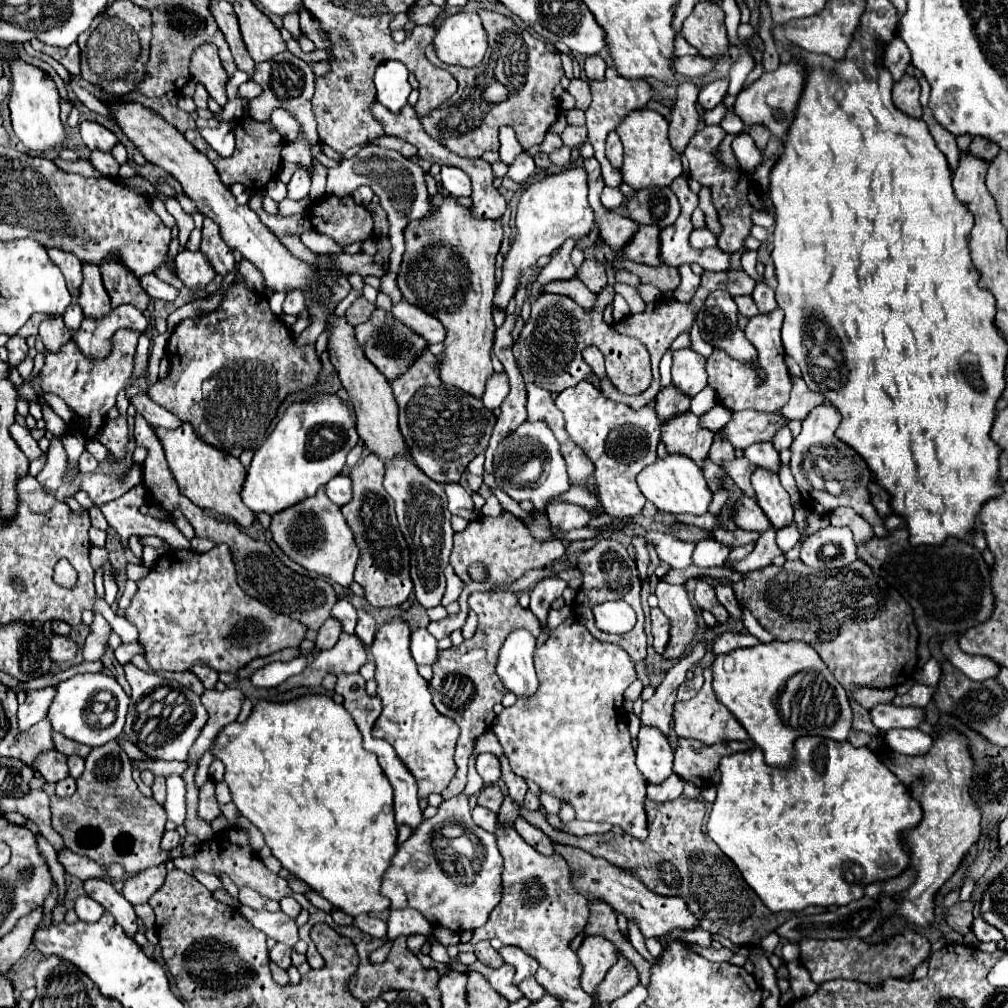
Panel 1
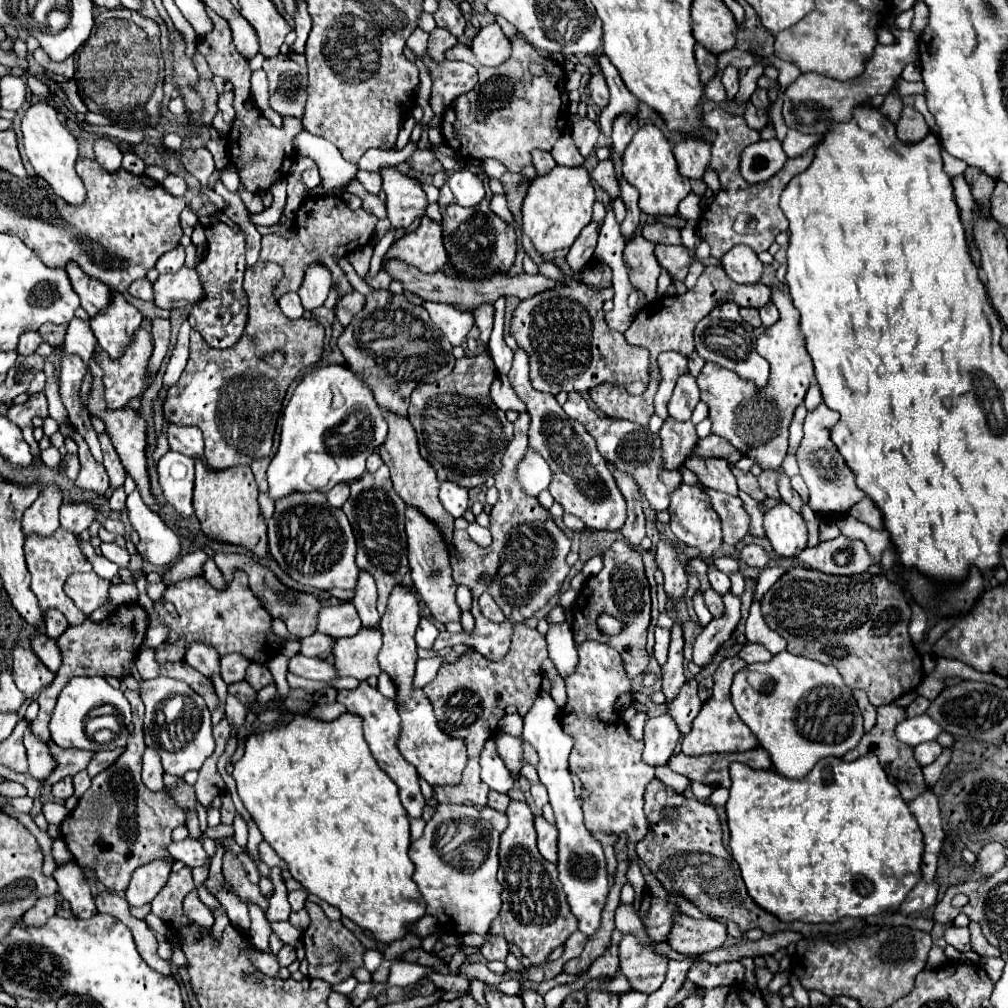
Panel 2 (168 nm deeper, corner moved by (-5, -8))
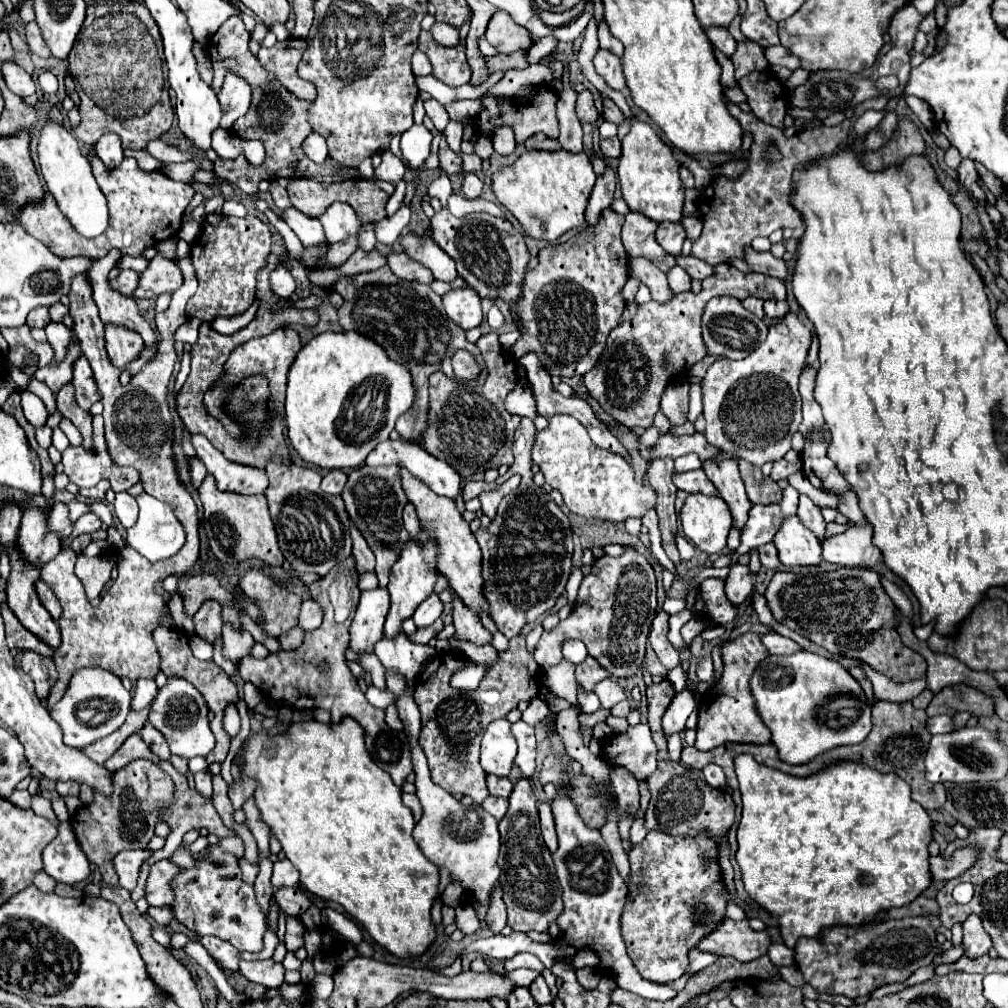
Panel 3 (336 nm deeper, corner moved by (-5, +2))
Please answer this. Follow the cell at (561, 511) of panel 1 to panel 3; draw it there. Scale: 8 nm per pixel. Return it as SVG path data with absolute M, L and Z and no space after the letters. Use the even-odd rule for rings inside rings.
M569 415L551 417L549 427L537 433L533 461L541 467L545 481L563 495L563 503L575 515L617 523L627 517L643 517L645 511L657 505L655 489L635 481L631 463L617 453L593 445L587 429Z

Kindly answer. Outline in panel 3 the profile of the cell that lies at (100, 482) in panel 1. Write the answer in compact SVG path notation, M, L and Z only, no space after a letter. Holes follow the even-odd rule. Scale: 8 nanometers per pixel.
M55 503L51 517L49 517L49 529L53 529L53 533L57 533L61 539L67 539L73 531L73 525L69 521L69 509L65 503Z

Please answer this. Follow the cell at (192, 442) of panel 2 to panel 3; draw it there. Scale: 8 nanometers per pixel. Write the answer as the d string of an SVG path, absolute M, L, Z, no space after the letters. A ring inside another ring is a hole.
M193 435L191 441L197 451L197 457L205 463L209 475L215 477L217 487L221 491L233 491L241 495L265 493L267 475L263 469L239 465L225 459L225 455L221 455L213 445L209 445L209 441L203 435Z

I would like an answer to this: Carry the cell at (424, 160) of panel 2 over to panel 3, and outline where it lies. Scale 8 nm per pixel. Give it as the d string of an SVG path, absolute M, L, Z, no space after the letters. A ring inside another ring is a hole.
M441 139L441 145L439 145L439 161L441 161L441 169L445 173L449 173L449 175L451 173L463 173L463 161L461 161L461 157L447 147L445 139Z

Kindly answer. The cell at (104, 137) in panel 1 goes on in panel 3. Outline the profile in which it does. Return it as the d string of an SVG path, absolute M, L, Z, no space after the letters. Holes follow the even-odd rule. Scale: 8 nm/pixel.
M105 133L97 143L95 143L95 153L103 161L105 167L113 169L123 161L123 147L121 139L113 133Z

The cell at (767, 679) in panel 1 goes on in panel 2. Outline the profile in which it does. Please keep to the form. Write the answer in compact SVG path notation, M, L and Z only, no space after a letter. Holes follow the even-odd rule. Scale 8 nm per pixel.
M781 651L773 655L769 663L747 665L745 669L737 671L737 675L733 677L731 697L733 697L731 701L737 715L753 731L761 747L767 749L775 771L787 779L805 779L805 775L809 775L809 771L815 767L819 759L827 755L843 757L847 751L851 751L859 743L863 735L861 711L857 709L853 693L843 683L839 671L833 665L823 665L803 655L791 655L789 651ZM751 671L755 677L753 685L747 681L747 673Z

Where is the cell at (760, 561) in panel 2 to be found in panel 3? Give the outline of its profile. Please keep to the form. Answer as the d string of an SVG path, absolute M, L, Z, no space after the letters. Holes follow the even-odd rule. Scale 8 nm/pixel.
M767 543L767 545L761 545L759 547L759 559L761 559L763 567L773 569L773 571L777 571L777 567L781 565L779 563L779 557L777 557L777 549L775 549L773 543Z

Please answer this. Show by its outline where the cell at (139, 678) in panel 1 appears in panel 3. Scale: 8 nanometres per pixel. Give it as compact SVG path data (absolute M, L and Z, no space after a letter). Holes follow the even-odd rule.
M169 677L167 685L163 689L159 689L159 693L151 705L149 723L165 735L165 739L171 747L171 753L181 755L185 759L191 759L197 755L205 757L215 747L215 737L209 729L207 711L209 709L205 705L205 699L193 685L189 685L189 681L179 679L179 677Z

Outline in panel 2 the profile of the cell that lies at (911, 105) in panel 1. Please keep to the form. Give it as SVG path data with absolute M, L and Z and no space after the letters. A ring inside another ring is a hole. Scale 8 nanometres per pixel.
M913 105L903 107L901 119L895 123L895 127L897 127L897 137L907 143L921 141L925 135L929 135L929 127L927 127L923 115Z

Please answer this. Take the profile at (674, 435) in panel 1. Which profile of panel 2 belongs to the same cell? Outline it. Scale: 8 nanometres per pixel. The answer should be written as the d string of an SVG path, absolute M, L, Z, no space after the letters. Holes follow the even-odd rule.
M691 451L689 459L685 459L683 465L689 471L693 471L705 487L723 491L729 495L737 495L739 489L737 489L733 473L729 469L729 463L725 463L725 459L701 459L699 455L693 455L693 451Z

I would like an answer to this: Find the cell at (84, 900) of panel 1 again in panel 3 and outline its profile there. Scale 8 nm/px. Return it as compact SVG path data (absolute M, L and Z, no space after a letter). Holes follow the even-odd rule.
M71 821L59 823L59 835L43 849L43 871L67 885L77 885L89 877L91 867L77 843Z

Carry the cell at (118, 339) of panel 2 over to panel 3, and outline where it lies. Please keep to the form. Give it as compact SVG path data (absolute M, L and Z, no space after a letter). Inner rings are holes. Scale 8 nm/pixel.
M105 325L105 349L107 349L109 361L117 369L125 369L129 361L137 359L137 353L141 353L145 345L137 333L117 325Z

